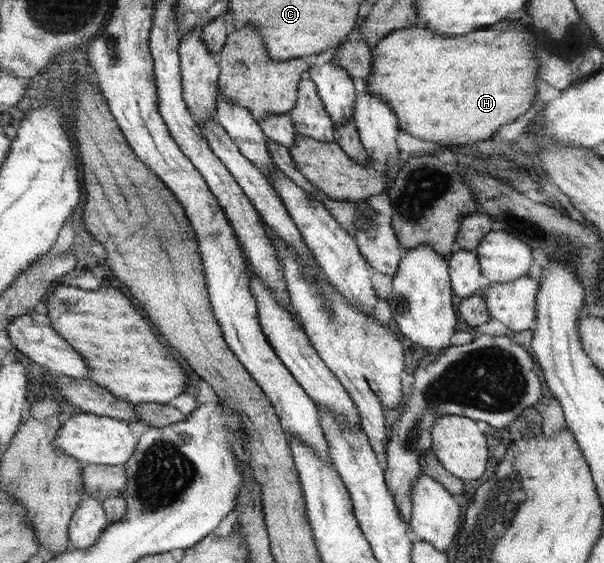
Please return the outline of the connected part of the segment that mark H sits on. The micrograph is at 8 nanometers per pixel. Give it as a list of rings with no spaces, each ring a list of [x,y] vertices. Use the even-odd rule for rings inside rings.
[[[503,19],[463,36],[441,36],[430,28],[418,25],[393,31],[374,48],[363,38],[346,41],[339,46],[332,61],[344,66],[354,79],[366,79],[369,90],[392,106],[401,130],[427,142],[441,142],[441,146],[463,147],[491,140],[503,124],[515,122],[532,107],[537,96],[535,76],[540,74],[536,48],[536,34],[528,19]]]

